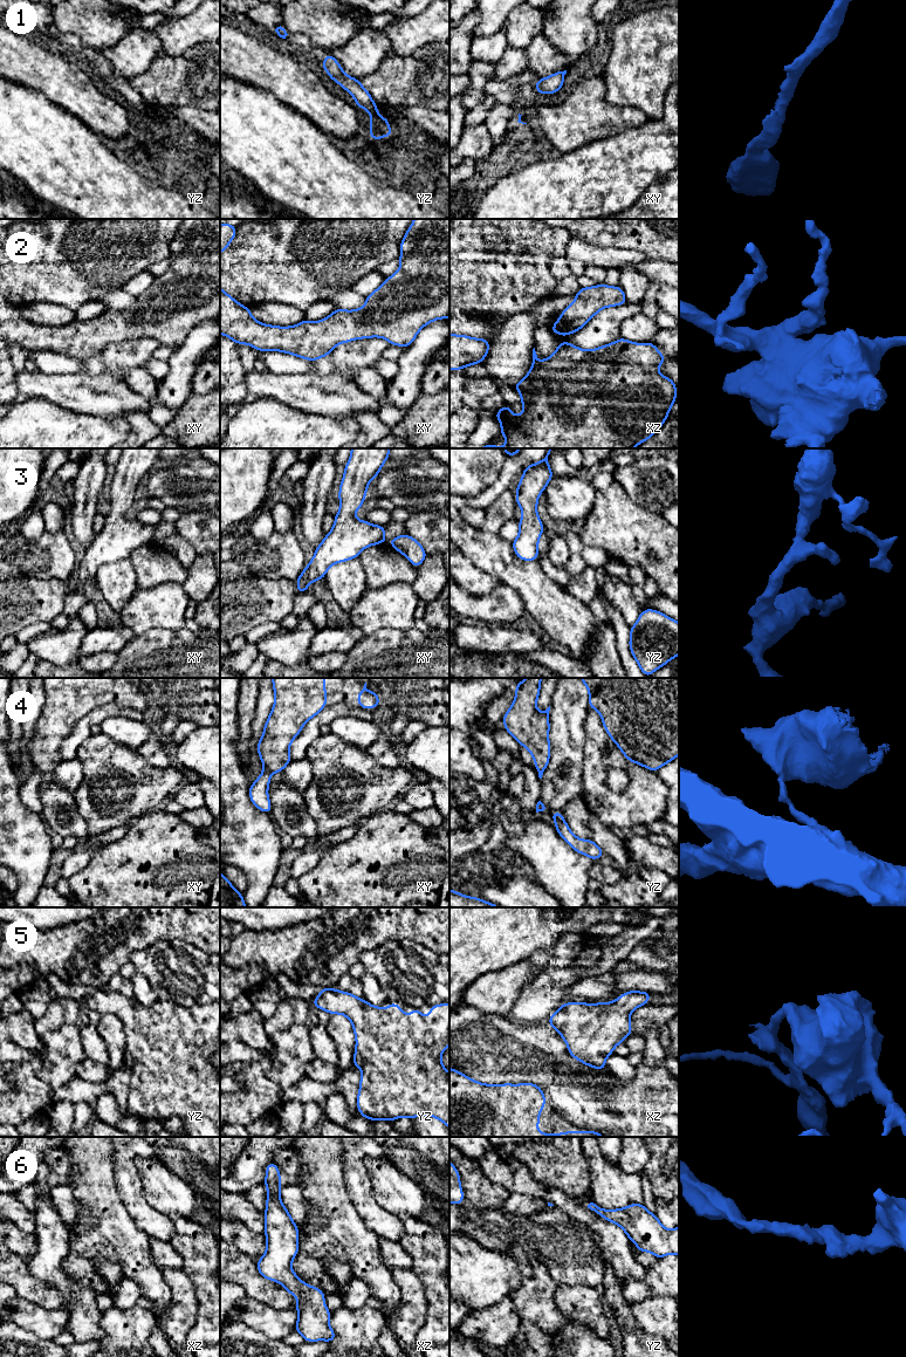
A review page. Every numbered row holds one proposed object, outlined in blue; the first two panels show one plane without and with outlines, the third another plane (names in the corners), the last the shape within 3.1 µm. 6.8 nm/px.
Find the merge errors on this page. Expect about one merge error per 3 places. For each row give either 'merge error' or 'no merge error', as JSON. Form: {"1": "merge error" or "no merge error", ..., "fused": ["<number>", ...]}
{"1": "no merge error", "2": "no merge error", "3": "no merge error", "4": "no merge error", "5": "no merge error", "6": "no merge error", "fused": []}

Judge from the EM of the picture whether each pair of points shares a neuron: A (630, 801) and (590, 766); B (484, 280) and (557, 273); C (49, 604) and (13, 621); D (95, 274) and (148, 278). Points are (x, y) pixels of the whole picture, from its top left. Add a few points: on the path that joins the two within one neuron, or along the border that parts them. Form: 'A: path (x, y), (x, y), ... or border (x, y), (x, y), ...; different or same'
A: path (617, 801), (613, 801), (594, 779); same
B: border (563, 255), (550, 265), (550, 273), (560, 281); different
C: path (40, 604), (29, 604), (22, 611); same
D: border (145, 269), (132, 275), (121, 288); different

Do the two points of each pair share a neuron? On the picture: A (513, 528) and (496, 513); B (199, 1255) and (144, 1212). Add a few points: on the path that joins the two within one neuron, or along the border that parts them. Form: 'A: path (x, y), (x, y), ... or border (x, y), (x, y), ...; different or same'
A: border (514, 518), (506, 521), (496, 533); different
B: border (166, 1215), (173, 1225), (173, 1234), (170, 1241); different

